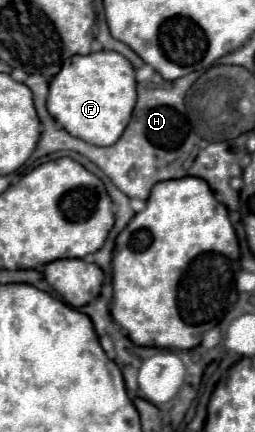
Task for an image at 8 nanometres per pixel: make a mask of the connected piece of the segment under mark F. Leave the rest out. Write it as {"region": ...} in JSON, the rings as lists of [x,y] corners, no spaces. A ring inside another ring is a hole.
{"region":[[[106,50],[86,56],[72,56],[52,78],[46,102],[52,118],[68,134],[96,146],[110,146],[122,136],[134,104],[136,78],[132,64],[118,52]]]}

